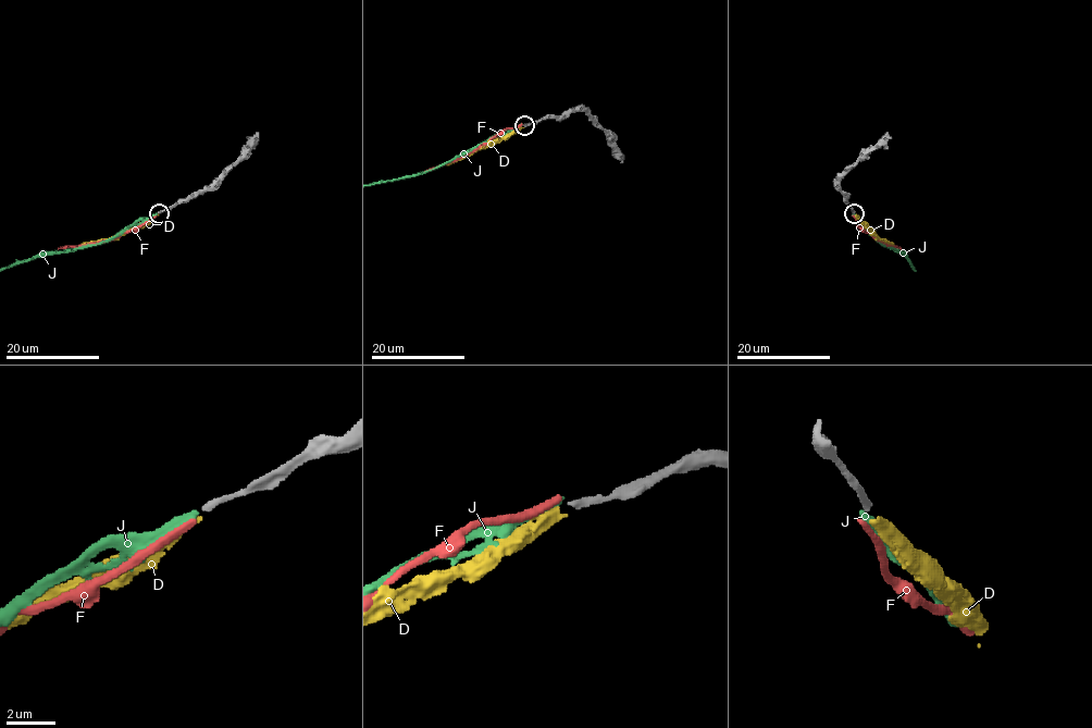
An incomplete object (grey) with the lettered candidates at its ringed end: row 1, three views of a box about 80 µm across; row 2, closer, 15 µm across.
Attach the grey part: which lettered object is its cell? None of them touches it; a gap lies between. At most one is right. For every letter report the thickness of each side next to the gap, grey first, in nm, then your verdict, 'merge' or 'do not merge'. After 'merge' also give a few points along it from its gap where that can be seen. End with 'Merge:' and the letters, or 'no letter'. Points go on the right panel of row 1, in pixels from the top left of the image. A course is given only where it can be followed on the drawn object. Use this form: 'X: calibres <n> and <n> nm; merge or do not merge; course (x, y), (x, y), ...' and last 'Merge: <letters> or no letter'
D: calibres 280 and 320 nm; merge; course (856, 214), (881, 239), (893, 244)
F: calibres 280 and 240 nm; do not merge
J: calibres 280 and 280 nm; do not merge
Merge: D

